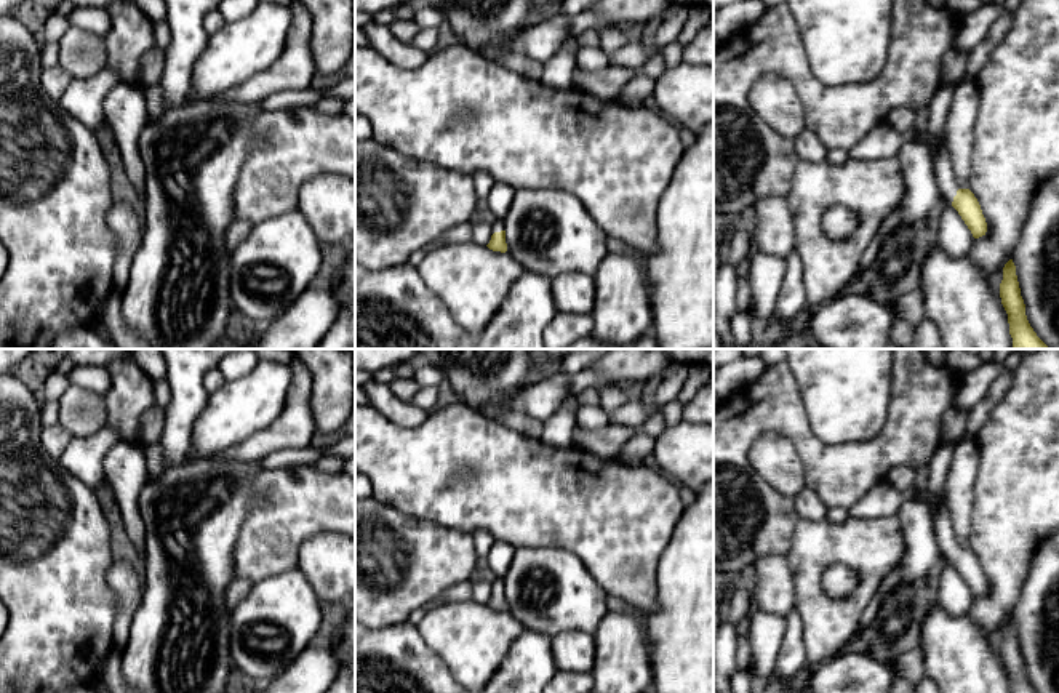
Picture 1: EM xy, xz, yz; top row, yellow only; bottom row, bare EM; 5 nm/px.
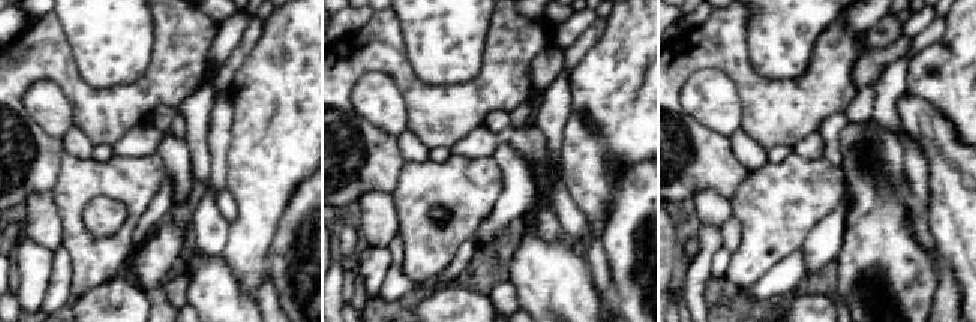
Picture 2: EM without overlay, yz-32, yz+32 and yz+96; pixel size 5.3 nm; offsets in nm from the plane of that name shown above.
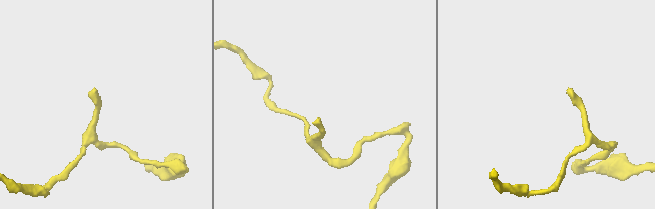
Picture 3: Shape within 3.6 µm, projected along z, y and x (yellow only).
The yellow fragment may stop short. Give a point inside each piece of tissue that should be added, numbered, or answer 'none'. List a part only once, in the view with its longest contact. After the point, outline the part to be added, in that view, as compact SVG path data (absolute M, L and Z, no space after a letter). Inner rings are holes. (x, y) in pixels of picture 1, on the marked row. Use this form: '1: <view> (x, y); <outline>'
1: yz (947, 186); M941 144L933 154L934 176L945 205L952 205L958 184L953 176L952 157L947 144Z

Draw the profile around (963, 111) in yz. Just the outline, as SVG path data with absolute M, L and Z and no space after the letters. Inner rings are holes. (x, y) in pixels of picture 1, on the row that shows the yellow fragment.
M960 80L947 115L947 147L958 189L969 189L974 125L979 112L976 80Z

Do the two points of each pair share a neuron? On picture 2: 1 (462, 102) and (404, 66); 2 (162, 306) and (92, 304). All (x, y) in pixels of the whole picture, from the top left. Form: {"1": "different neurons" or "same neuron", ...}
{"1": "same neuron", "2": "different neurons"}

